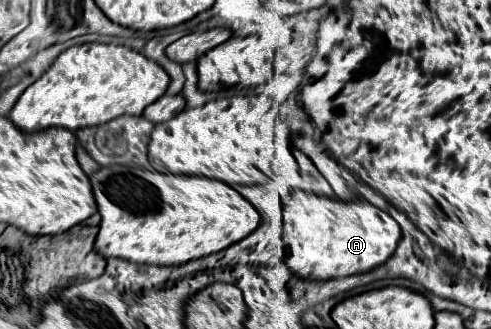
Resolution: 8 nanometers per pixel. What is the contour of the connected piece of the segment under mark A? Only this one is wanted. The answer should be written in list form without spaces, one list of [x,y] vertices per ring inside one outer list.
[[[303,190],[281,198],[287,268],[303,280],[333,280],[369,272],[391,258],[401,240],[399,224],[367,200],[331,200]]]

